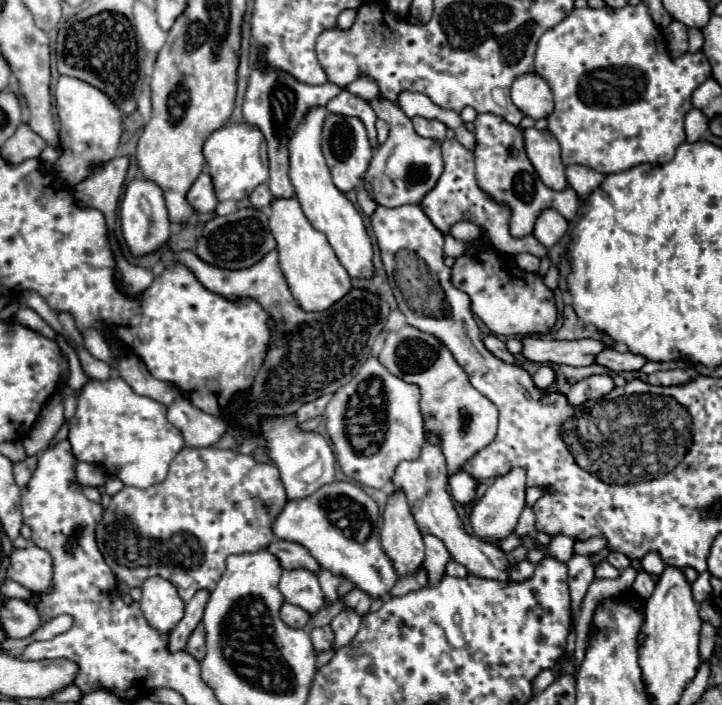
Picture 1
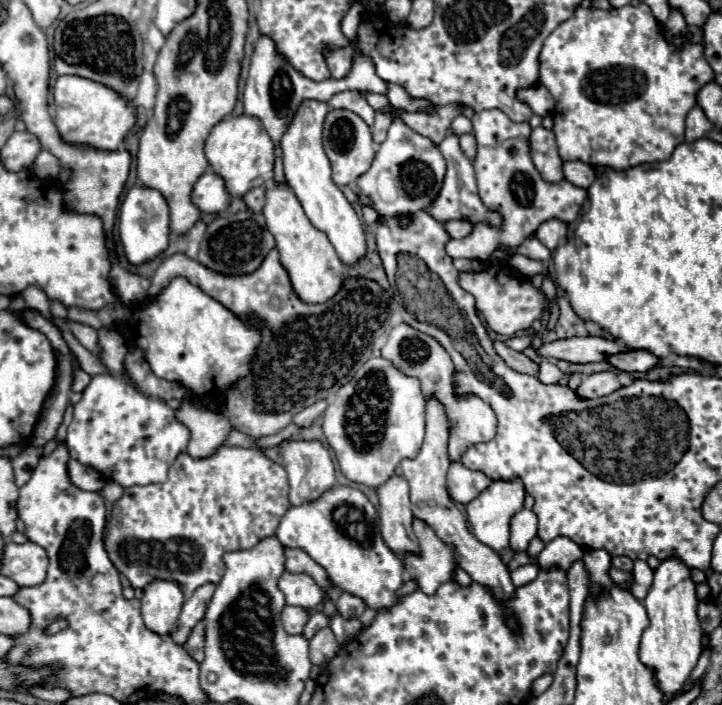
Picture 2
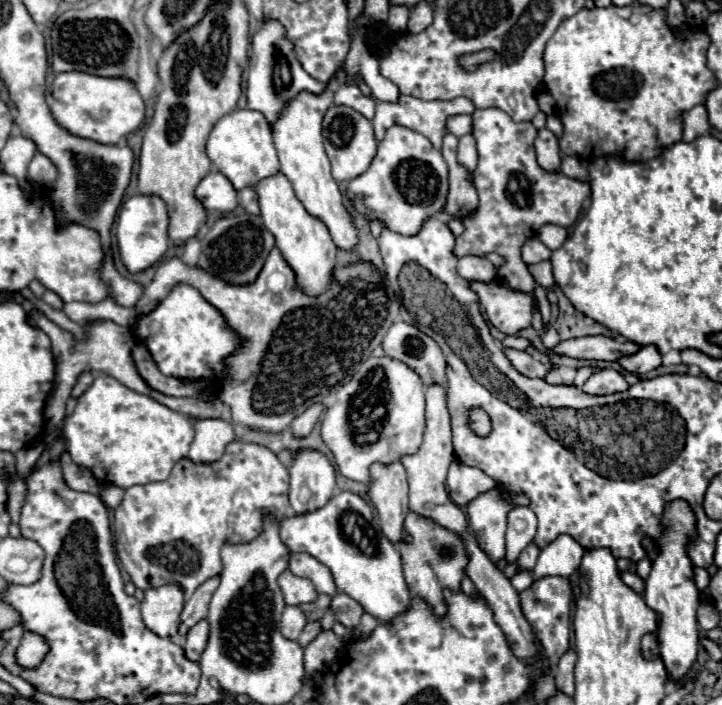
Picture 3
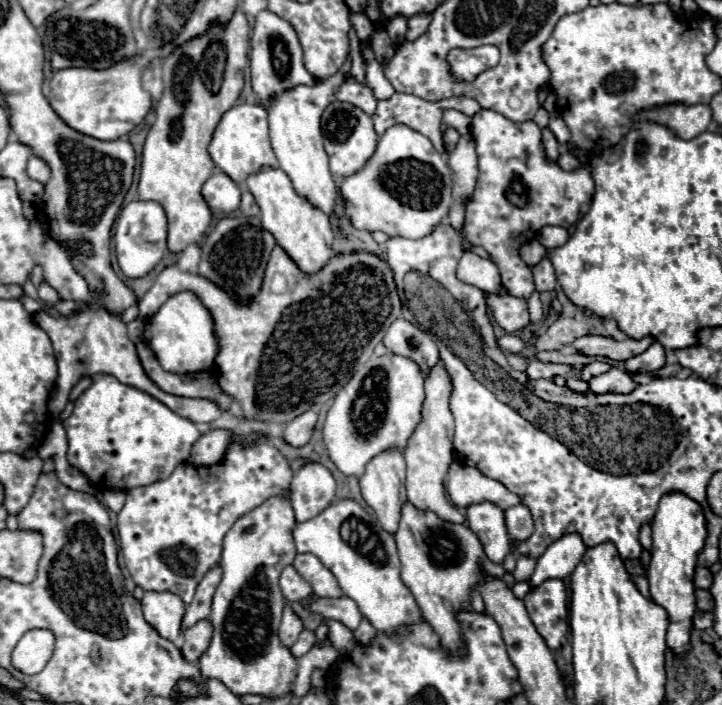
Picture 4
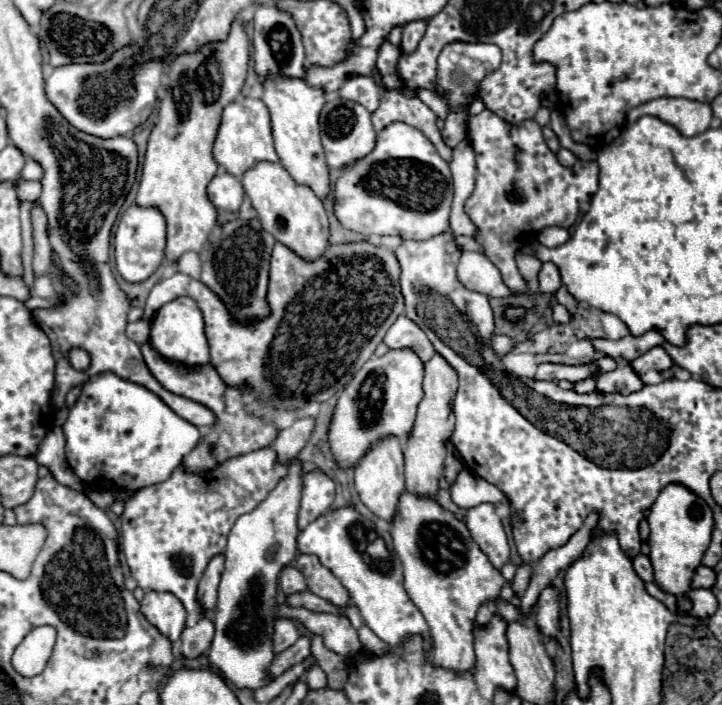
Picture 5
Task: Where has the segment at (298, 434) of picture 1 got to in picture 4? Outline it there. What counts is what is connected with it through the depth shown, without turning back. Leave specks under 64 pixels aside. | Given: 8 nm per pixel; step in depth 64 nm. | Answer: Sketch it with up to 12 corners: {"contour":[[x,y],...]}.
{"contour":[[310,462],[290,486],[298,522],[306,522],[336,498],[328,468]]}

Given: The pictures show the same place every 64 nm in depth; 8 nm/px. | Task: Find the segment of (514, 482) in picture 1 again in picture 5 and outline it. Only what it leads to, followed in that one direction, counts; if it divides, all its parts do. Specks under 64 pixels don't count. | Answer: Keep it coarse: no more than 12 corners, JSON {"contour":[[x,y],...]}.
{"contour":[[492,504],[470,508],[466,526],[490,564],[510,560]]}

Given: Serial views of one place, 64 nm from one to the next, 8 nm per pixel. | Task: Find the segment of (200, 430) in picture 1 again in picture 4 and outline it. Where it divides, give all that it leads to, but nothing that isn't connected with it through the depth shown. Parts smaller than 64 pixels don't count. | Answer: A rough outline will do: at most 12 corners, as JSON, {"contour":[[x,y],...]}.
{"contour":[[214,428],[200,436],[190,454],[196,466],[218,464],[232,432]]}

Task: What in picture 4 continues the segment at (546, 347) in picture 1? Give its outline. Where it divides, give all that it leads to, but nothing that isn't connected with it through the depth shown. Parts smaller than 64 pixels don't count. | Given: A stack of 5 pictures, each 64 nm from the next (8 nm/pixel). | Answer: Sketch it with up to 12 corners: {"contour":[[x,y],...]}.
{"contour":[[582,336],[572,344],[588,356],[624,362],[642,354],[654,336],[616,342]]}

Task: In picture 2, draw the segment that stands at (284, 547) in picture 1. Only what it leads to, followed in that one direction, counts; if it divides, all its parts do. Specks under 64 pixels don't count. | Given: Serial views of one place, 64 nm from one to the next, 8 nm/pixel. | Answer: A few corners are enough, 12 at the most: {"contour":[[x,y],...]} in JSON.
{"contour":[[286,548],[286,570],[332,588],[326,570],[304,550]]}

